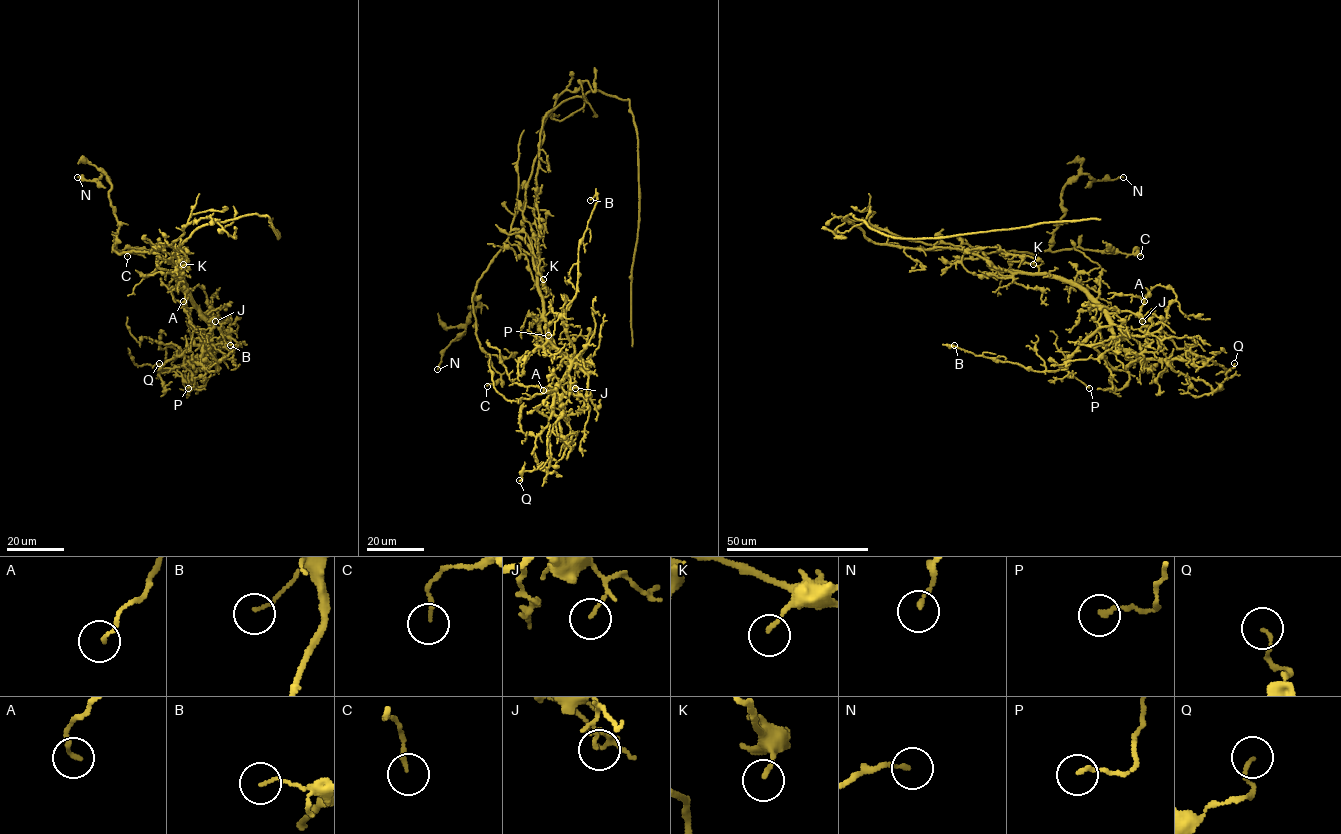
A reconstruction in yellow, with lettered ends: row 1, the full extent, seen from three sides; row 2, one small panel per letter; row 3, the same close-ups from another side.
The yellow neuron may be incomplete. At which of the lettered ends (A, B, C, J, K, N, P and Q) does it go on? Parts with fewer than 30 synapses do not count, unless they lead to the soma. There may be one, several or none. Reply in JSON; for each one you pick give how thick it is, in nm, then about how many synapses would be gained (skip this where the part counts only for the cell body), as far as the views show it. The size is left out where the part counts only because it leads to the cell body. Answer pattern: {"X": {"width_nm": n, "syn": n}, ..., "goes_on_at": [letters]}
{"goes_on_at": []}

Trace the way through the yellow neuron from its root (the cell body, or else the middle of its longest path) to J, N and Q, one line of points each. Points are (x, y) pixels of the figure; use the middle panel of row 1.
J: (536, 180), (537, 290), (542, 299), (546, 332), (566, 365), (568, 377), (575, 388)
N: (536, 180), (535, 207), (515, 215), (478, 281), (465, 332), (437, 369)
Q: (536, 180), (537, 290), (549, 339), (571, 359), (553, 407), (567, 448), (561, 459), (524, 470), (519, 480)

